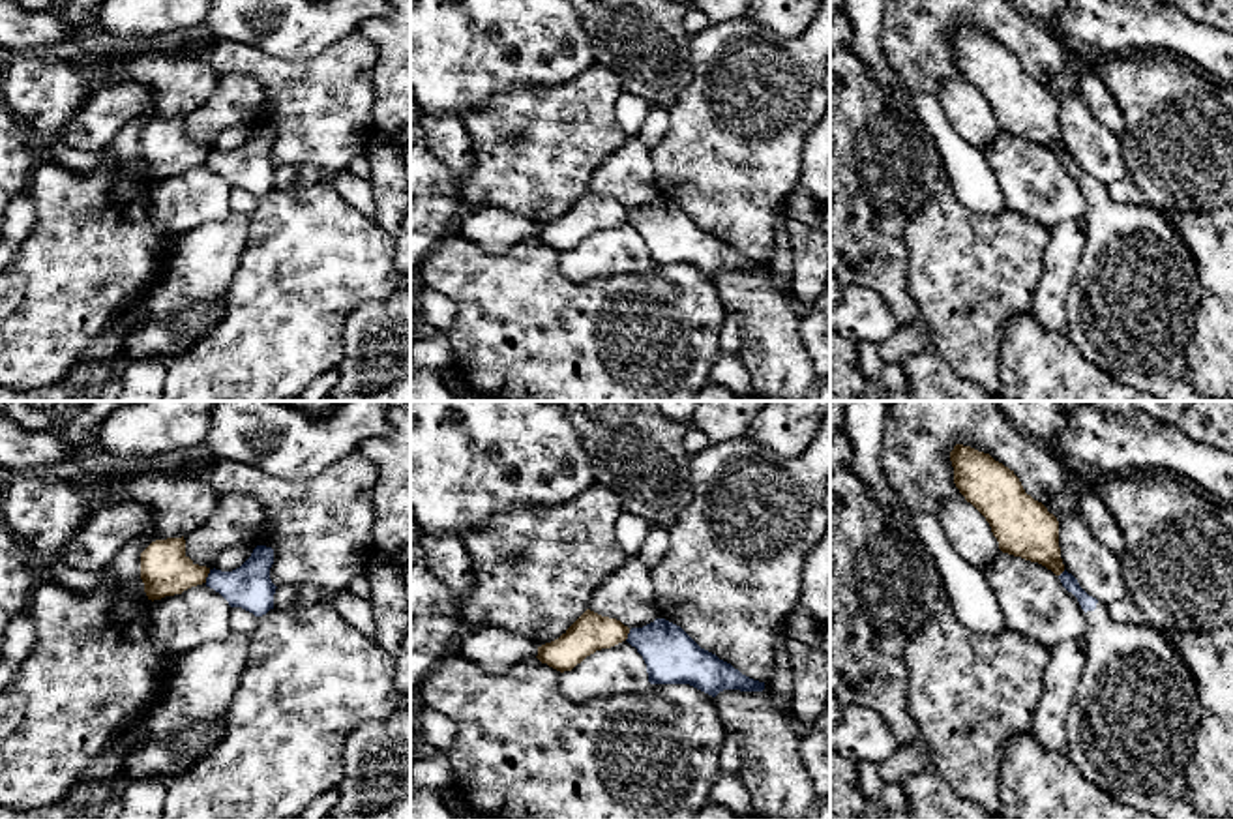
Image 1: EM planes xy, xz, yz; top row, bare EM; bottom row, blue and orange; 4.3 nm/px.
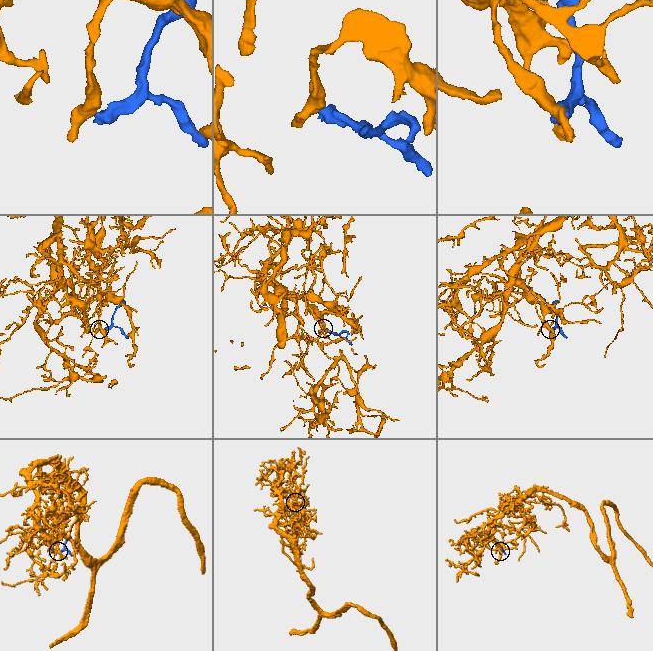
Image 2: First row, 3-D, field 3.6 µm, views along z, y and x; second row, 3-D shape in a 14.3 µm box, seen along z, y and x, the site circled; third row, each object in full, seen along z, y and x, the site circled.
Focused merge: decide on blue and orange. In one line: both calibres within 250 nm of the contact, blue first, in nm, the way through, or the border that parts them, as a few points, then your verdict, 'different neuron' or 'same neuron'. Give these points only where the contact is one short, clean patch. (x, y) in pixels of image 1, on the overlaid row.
190 nm thick on the blue side, 220 nm on the other; border along xy (210, 570), (205, 581); different neuron

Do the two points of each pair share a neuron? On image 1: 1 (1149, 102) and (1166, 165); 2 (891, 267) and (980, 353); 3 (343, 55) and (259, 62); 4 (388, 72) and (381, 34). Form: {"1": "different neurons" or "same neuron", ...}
{"1": "same neuron", "2": "different neurons", "3": "same neuron", "4": "same neuron"}

